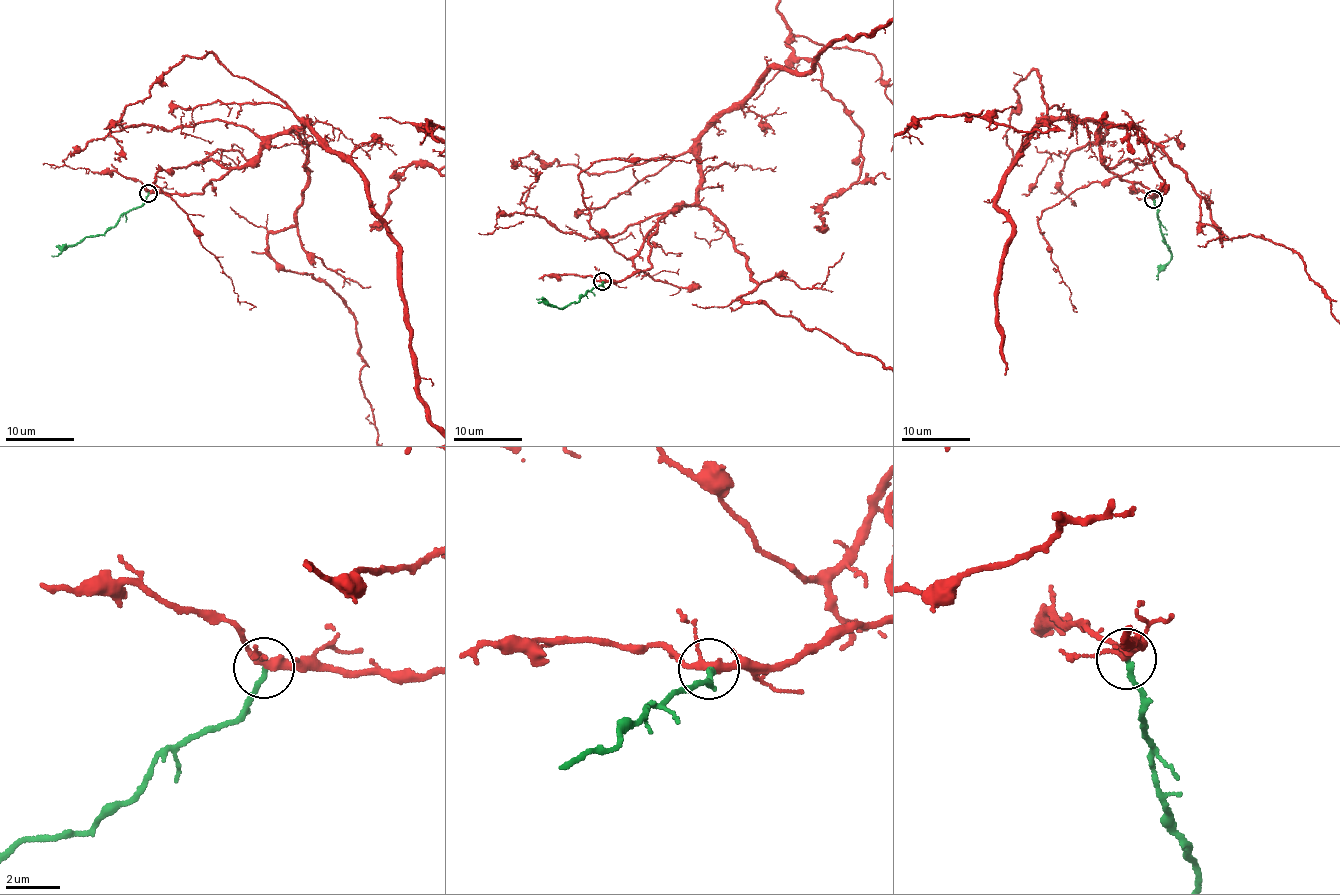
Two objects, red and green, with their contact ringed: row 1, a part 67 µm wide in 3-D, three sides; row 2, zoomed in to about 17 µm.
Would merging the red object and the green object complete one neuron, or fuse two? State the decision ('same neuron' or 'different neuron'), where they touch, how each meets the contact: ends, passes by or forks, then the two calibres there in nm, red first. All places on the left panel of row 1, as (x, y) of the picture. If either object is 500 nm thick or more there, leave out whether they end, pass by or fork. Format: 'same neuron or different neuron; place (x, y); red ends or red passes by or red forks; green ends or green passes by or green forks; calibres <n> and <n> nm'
same neuron; place (148, 193); red forks; green ends; calibres 280 and 200 nm

